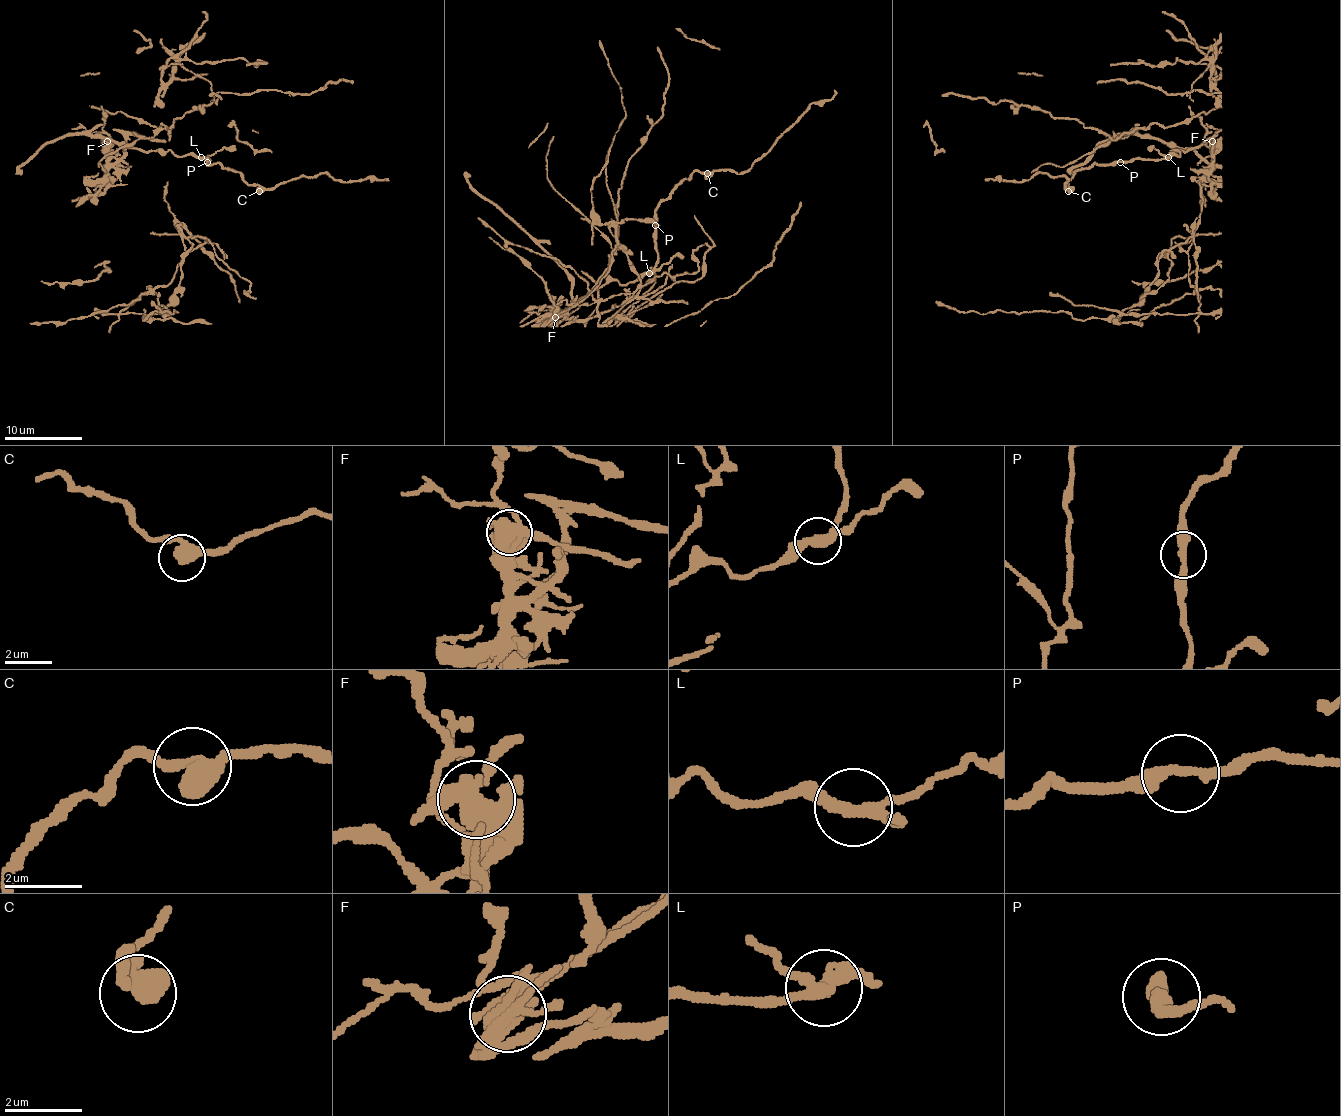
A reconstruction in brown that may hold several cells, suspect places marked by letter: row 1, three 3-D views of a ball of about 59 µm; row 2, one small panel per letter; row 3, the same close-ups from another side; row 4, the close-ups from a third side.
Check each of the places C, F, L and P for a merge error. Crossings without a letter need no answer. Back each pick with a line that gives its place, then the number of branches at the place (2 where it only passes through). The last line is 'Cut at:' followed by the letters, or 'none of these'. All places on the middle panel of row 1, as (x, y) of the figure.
F: (555, 317) | 2
L: (649, 273) | 3
Cut at: F, L

